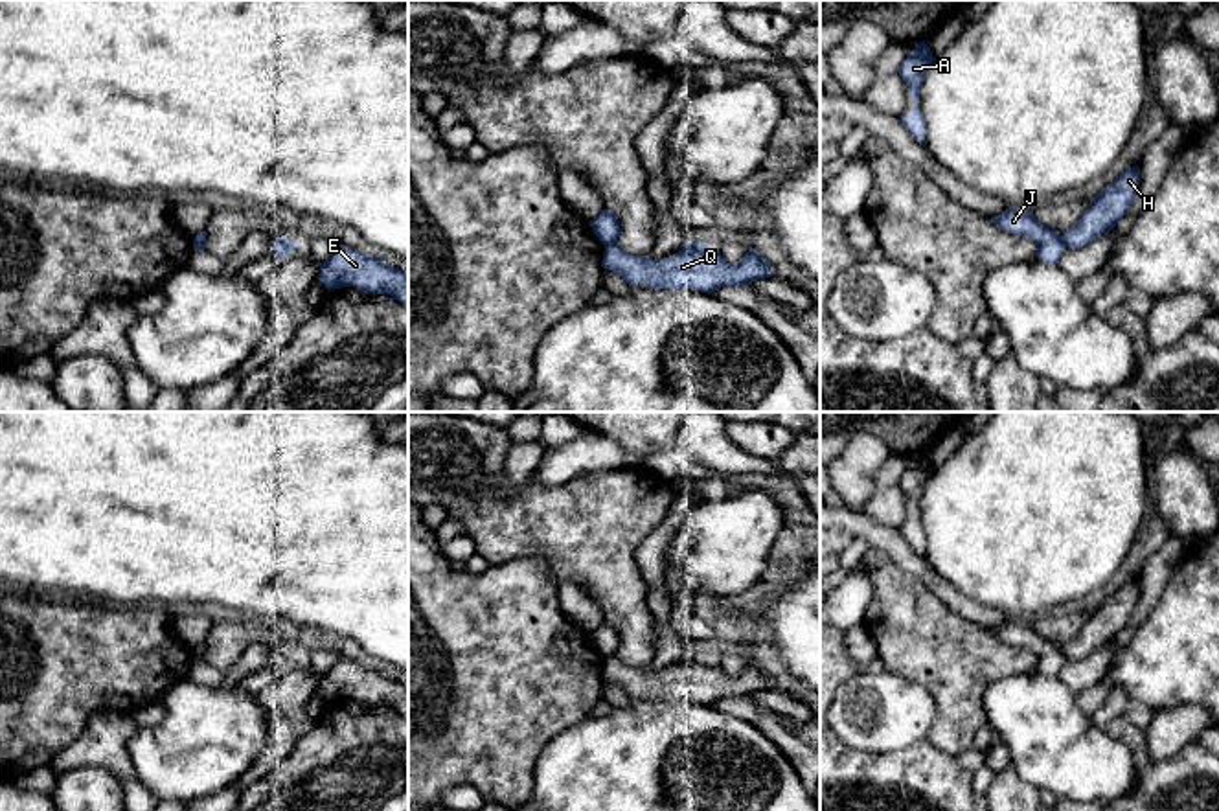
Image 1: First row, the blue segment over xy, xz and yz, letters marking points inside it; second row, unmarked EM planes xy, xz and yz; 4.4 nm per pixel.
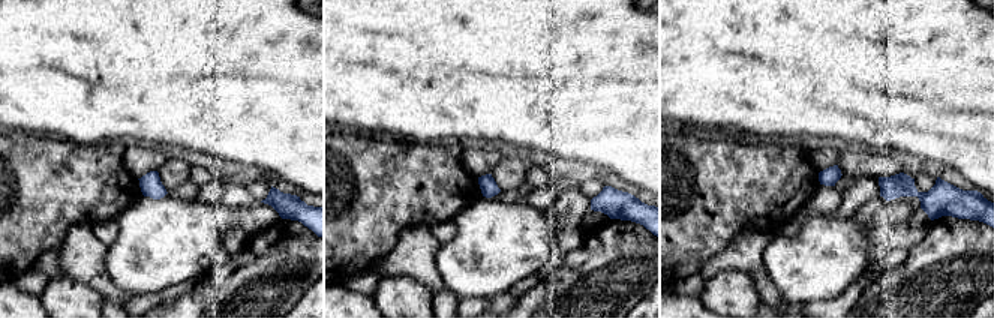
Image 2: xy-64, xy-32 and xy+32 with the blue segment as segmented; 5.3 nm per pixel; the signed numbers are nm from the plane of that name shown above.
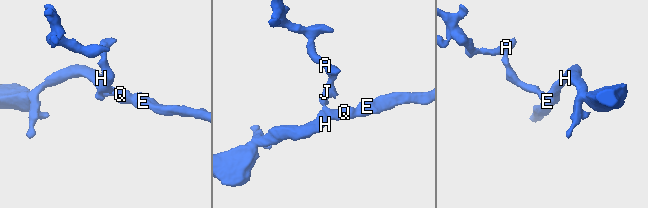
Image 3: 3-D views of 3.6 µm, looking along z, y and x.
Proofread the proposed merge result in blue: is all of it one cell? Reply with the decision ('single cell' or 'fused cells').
fused cells

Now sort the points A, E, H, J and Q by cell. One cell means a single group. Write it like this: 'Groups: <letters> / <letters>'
Groups: A J / E H Q

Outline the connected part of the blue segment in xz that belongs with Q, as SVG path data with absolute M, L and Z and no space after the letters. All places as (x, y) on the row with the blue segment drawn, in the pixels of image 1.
M697 241L666 259L632 256L609 245L601 267L620 274L629 287L695 289L708 294L723 285L750 285L772 276L770 265L752 246L737 265L728 265L719 250Z

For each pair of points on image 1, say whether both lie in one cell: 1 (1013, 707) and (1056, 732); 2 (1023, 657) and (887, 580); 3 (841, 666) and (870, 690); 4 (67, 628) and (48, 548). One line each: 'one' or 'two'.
1: one
2: one
3: two
4: two

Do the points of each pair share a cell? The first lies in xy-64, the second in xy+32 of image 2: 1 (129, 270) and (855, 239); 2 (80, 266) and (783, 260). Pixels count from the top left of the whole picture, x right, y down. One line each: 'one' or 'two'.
1: one
2: two

